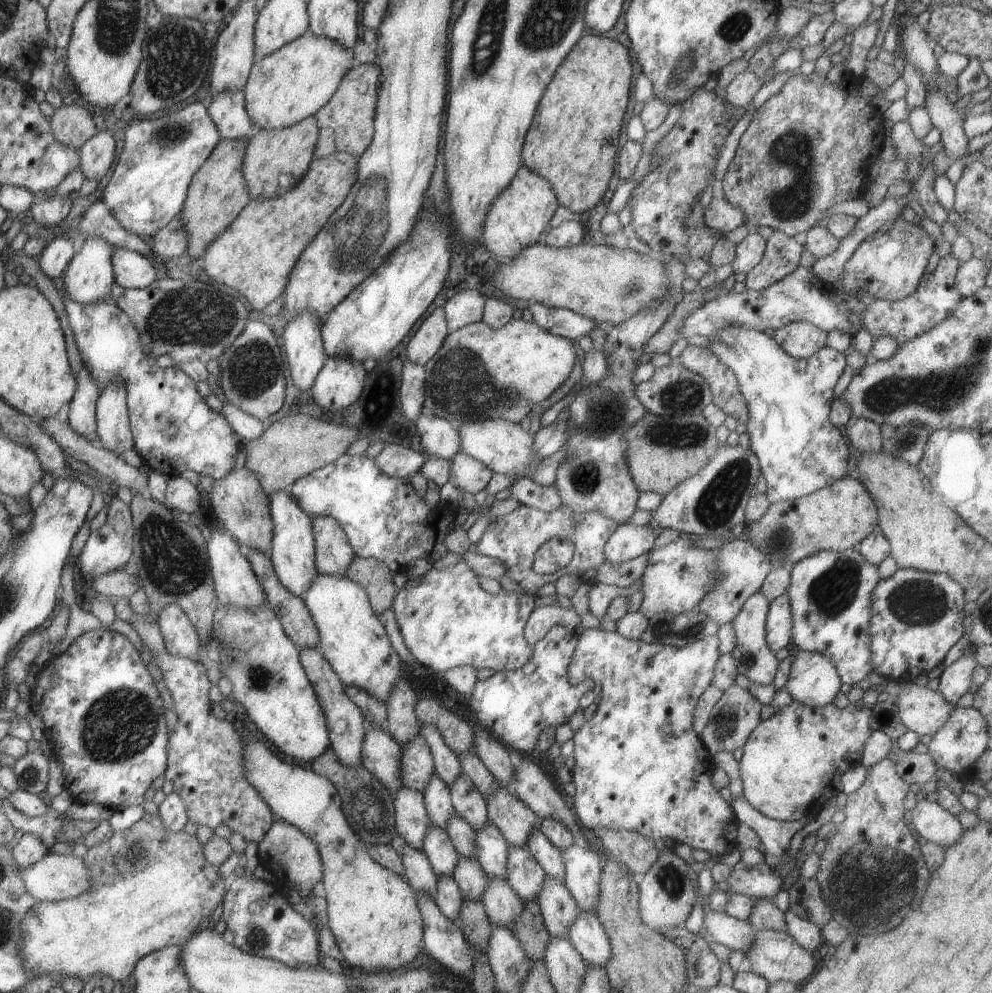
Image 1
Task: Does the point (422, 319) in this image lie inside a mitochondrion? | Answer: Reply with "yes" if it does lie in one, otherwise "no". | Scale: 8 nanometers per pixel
no

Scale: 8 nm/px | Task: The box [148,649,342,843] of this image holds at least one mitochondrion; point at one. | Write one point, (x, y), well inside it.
(258, 677)

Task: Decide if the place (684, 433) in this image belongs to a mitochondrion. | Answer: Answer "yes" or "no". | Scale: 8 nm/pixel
yes

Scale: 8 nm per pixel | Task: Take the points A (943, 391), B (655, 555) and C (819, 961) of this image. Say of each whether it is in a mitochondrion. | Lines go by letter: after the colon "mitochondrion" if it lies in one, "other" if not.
A: mitochondrion
B: other
C: other

